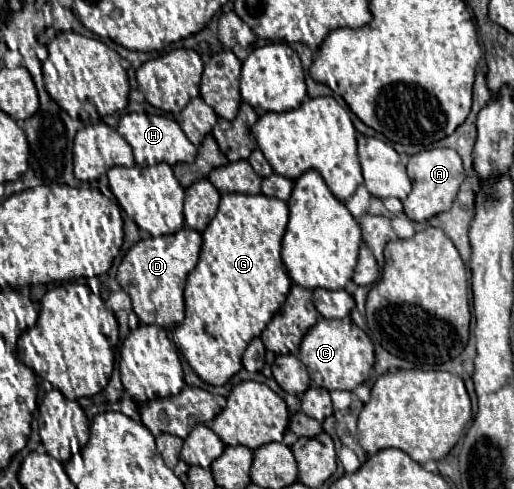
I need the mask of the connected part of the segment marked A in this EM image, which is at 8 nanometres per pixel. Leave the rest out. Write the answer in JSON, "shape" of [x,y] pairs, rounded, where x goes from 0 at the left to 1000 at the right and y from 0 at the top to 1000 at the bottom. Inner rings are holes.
{"shape":[[[839,305],[839,309],[819,309],[811,317],[800,317],[792,333],[792,354],[800,362],[804,391],[784,411],[784,423],[788,423],[788,440],[807,456],[827,456],[850,436],[877,427],[877,419],[885,415],[893,378],[905,366],[897,321],[881,305]]]}

